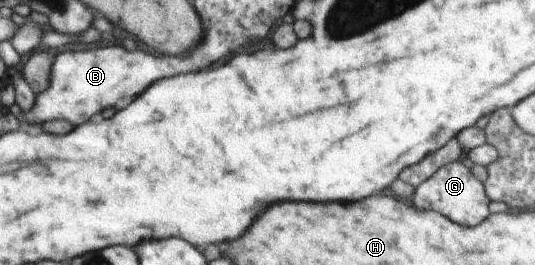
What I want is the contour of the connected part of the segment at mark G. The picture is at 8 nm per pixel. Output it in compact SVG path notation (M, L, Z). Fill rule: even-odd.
M452 162L438 168L425 182L414 188L411 206L422 211L435 211L461 226L477 226L489 215L489 197L470 168L461 162Z

